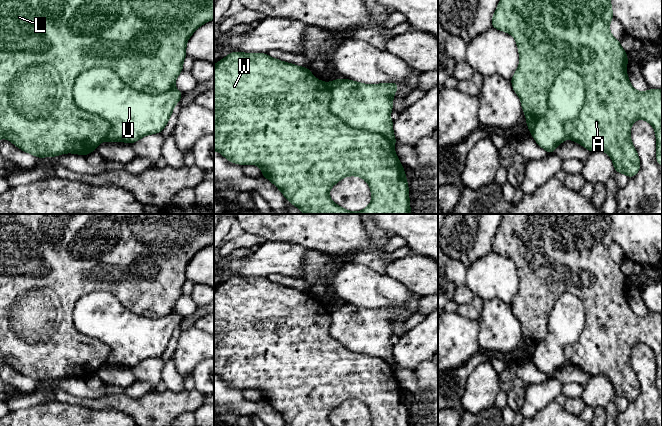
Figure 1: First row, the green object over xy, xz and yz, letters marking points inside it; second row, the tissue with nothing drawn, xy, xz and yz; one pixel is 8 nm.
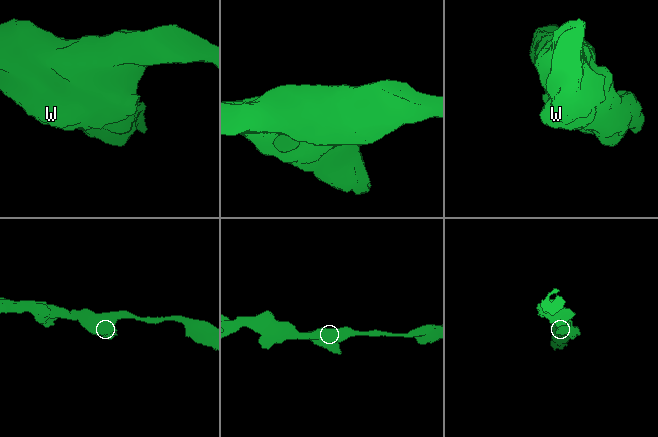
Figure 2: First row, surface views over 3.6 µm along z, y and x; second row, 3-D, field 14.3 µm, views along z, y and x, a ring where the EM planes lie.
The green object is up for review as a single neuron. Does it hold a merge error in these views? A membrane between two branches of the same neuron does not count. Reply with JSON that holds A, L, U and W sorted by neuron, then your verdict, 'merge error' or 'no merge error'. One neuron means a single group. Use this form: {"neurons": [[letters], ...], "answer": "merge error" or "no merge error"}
{"neurons": [["A", "L", "W"], ["U"]], "answer": "merge error"}

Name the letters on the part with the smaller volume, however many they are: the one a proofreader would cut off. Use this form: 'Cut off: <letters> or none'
Cut off: U

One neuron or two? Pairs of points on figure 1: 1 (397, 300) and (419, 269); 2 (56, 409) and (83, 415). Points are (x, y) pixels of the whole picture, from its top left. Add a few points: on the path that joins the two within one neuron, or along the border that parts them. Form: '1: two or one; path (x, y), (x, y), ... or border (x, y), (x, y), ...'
1: two; border (387, 274), (400, 281), (410, 292)
2: one; path (63, 415), (76, 415)

